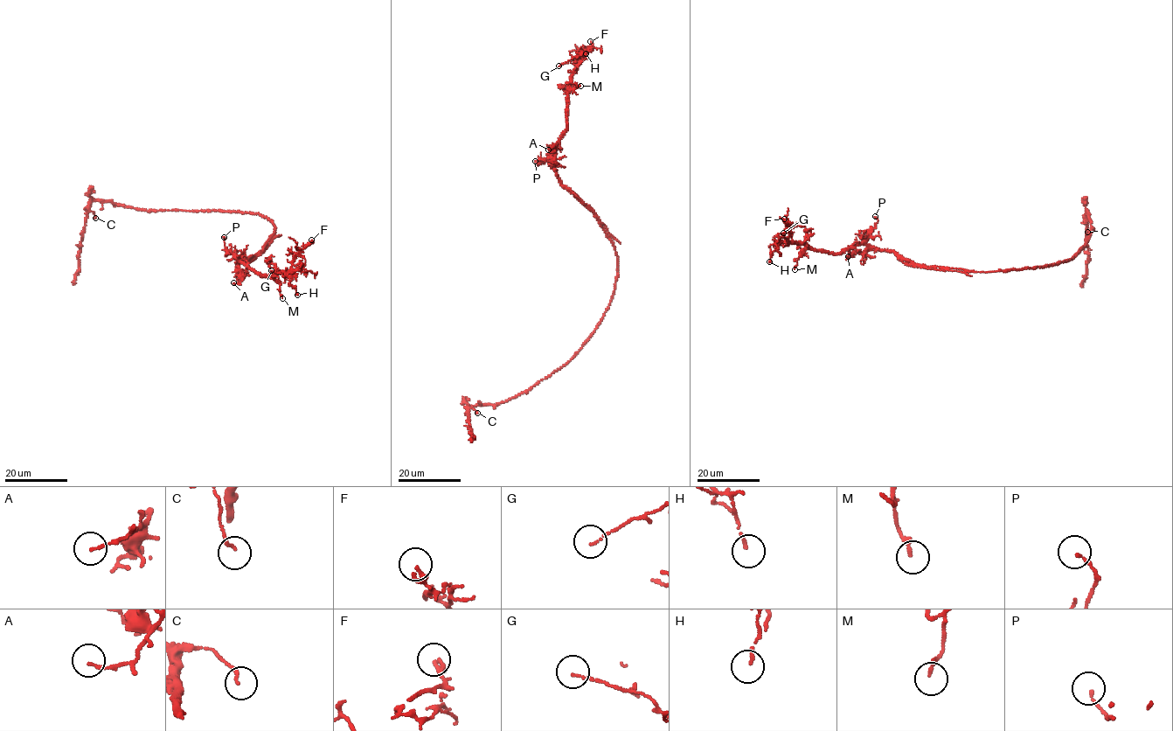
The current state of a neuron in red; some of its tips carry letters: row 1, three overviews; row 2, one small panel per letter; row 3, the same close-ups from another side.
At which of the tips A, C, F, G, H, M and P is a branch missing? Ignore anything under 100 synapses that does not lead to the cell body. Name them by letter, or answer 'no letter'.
no letter

